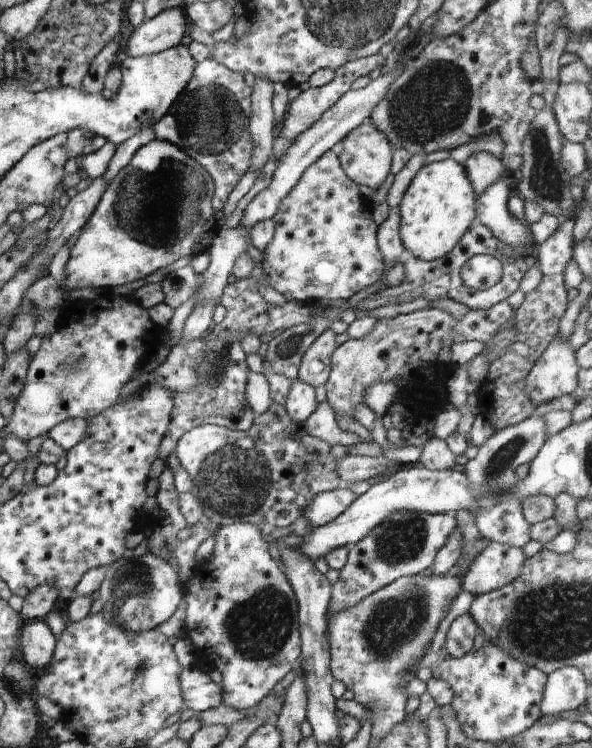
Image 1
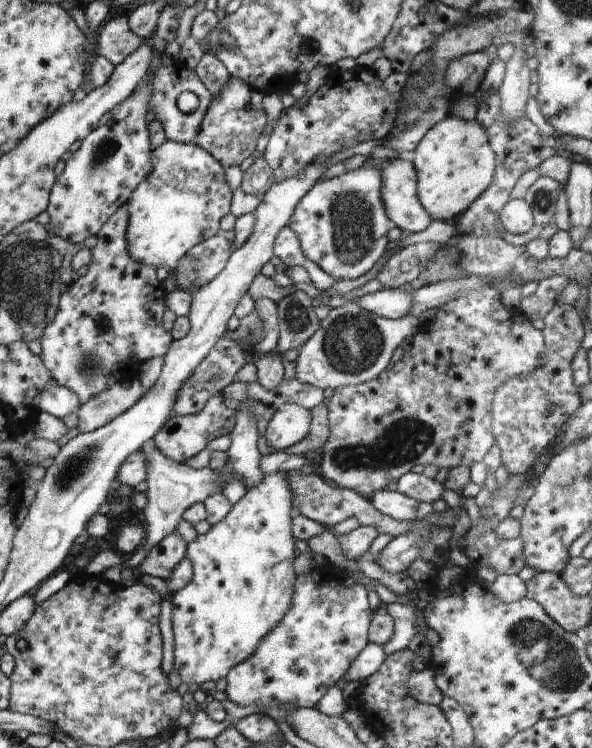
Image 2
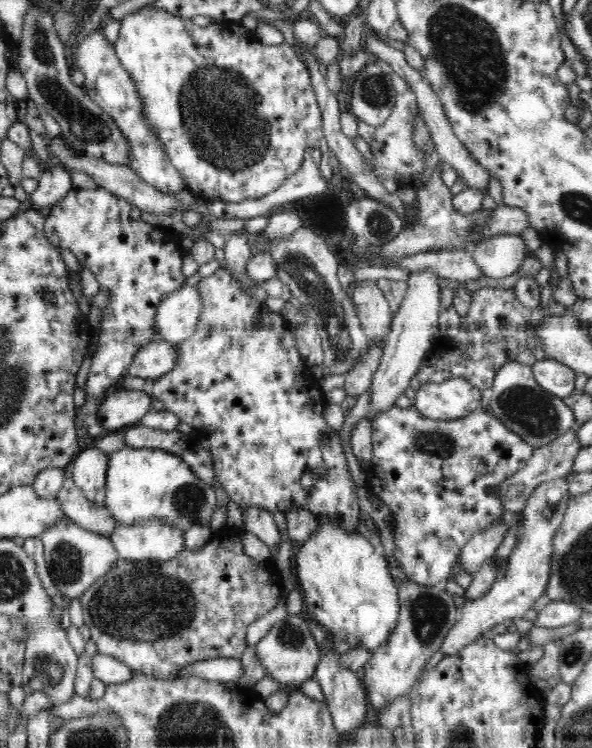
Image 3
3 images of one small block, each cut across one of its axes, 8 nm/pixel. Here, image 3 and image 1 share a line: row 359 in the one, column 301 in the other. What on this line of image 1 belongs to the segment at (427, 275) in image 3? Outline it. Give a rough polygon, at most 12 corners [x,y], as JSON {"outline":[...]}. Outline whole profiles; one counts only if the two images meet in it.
{"outline":[[297,379],[283,406],[304,425],[317,408],[315,388]]}

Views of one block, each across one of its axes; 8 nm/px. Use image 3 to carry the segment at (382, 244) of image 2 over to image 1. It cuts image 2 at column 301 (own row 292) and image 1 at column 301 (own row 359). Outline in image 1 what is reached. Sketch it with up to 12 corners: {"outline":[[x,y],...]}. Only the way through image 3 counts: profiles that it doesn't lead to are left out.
{"outline":[[328,150],[271,219],[262,280],[348,301],[385,263],[372,205]]}

